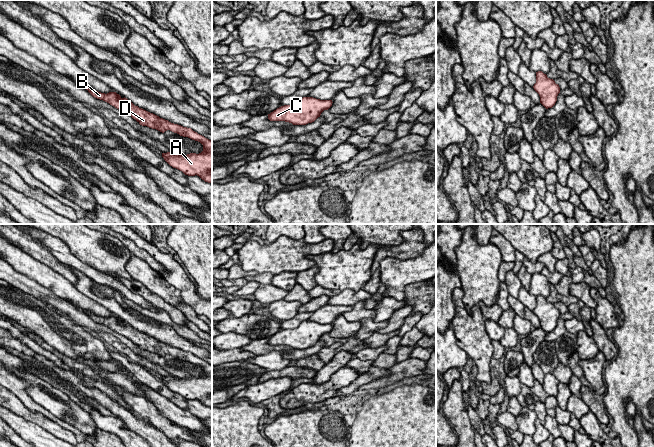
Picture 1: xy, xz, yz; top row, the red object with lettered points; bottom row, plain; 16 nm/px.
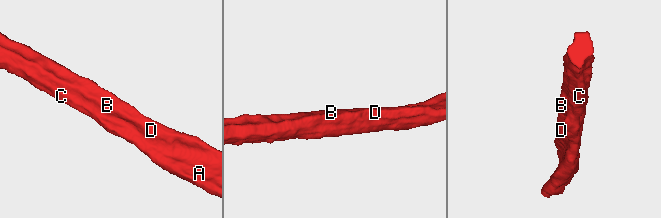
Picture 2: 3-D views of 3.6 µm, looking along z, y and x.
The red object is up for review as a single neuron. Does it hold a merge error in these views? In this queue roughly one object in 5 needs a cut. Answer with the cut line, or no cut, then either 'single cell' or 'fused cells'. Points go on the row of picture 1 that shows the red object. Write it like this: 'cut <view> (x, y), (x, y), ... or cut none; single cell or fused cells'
cut none; single cell

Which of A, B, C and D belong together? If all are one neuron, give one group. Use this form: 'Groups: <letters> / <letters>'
Groups: A B C D

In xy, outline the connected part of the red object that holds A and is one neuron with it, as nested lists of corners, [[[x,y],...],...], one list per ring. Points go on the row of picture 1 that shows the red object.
[[[79,84],[80,88],[85,88],[93,97],[103,100],[115,108],[127,113],[140,125],[156,129],[162,133],[170,130],[183,137],[188,137],[198,141],[203,145],[203,151],[199,154],[190,153],[187,155],[175,152],[162,153],[164,160],[173,168],[182,171],[188,176],[199,176],[205,182],[212,184],[212,141],[193,131],[191,128],[183,127],[160,118],[138,106],[135,106],[127,98],[122,98],[116,92],[107,94],[98,92],[89,86]]]

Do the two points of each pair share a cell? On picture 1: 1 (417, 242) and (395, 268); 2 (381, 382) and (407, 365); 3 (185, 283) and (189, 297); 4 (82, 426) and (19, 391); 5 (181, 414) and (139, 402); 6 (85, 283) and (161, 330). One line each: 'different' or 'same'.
1: different
2: same
3: same
4: different
5: different
6: same

